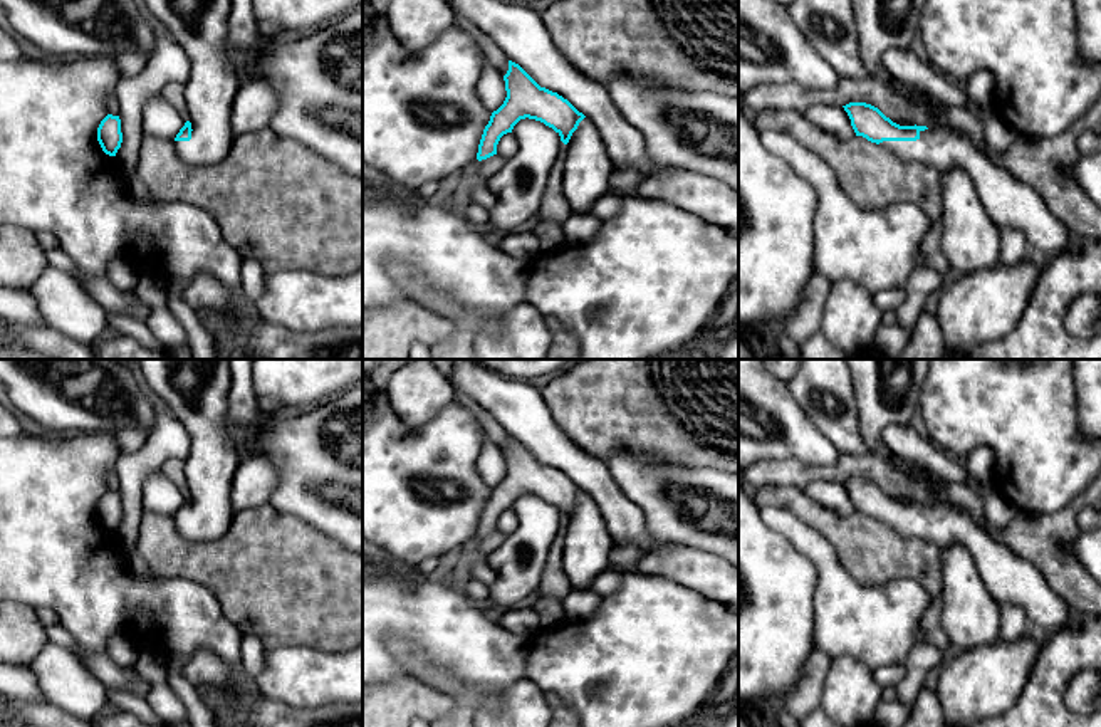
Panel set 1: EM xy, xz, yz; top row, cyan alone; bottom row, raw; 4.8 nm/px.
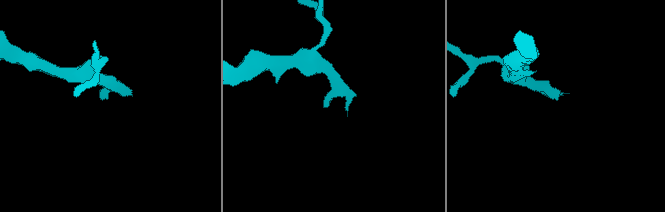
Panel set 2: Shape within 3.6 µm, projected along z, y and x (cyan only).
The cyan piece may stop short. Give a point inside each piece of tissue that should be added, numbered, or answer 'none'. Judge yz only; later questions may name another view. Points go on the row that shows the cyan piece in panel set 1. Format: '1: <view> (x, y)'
1: yz (1011, 203)

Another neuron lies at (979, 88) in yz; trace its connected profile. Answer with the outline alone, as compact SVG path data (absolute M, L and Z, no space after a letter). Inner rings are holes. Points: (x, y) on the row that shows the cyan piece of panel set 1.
M977 72L965 84L963 89L970 101L978 104L980 107L992 106L994 96L994 79L990 72Z

